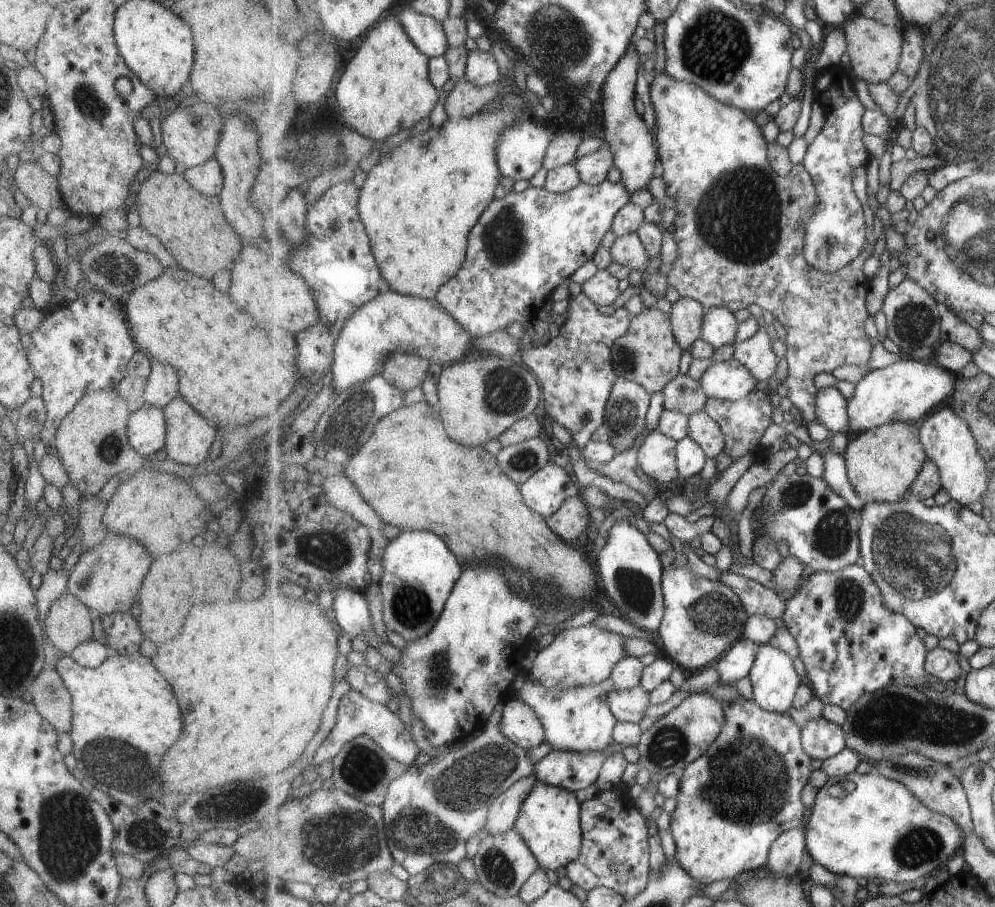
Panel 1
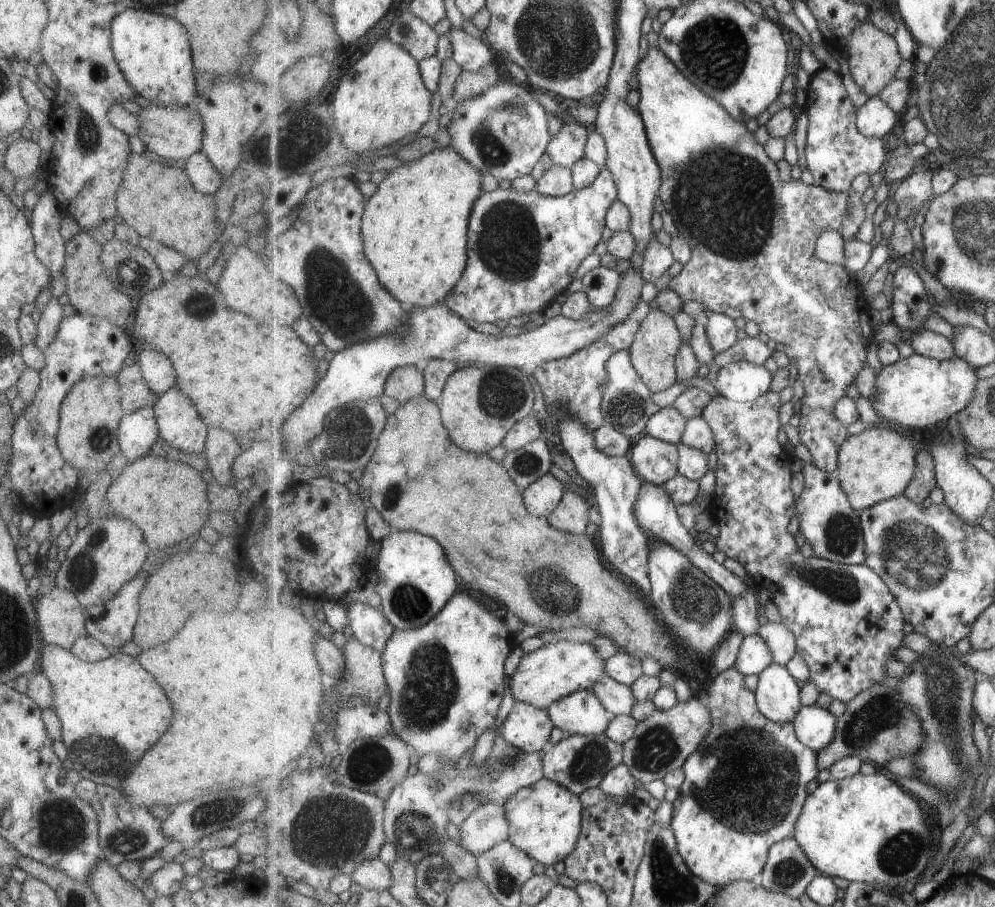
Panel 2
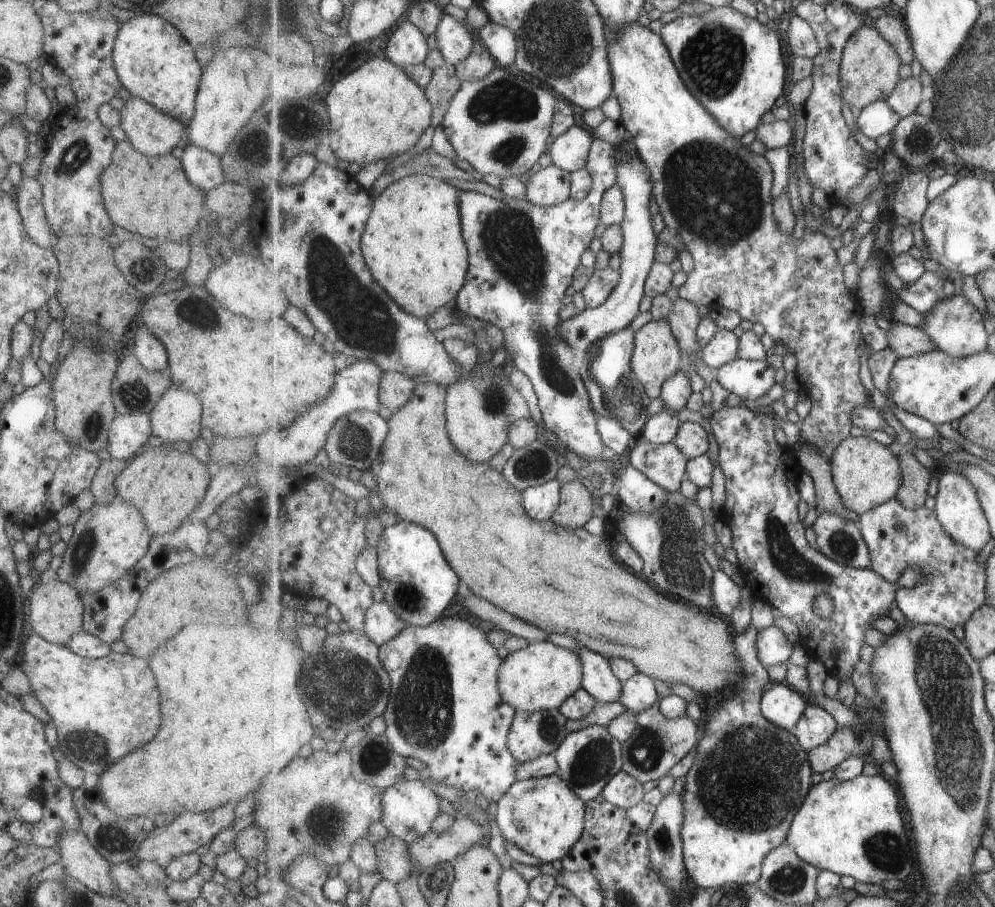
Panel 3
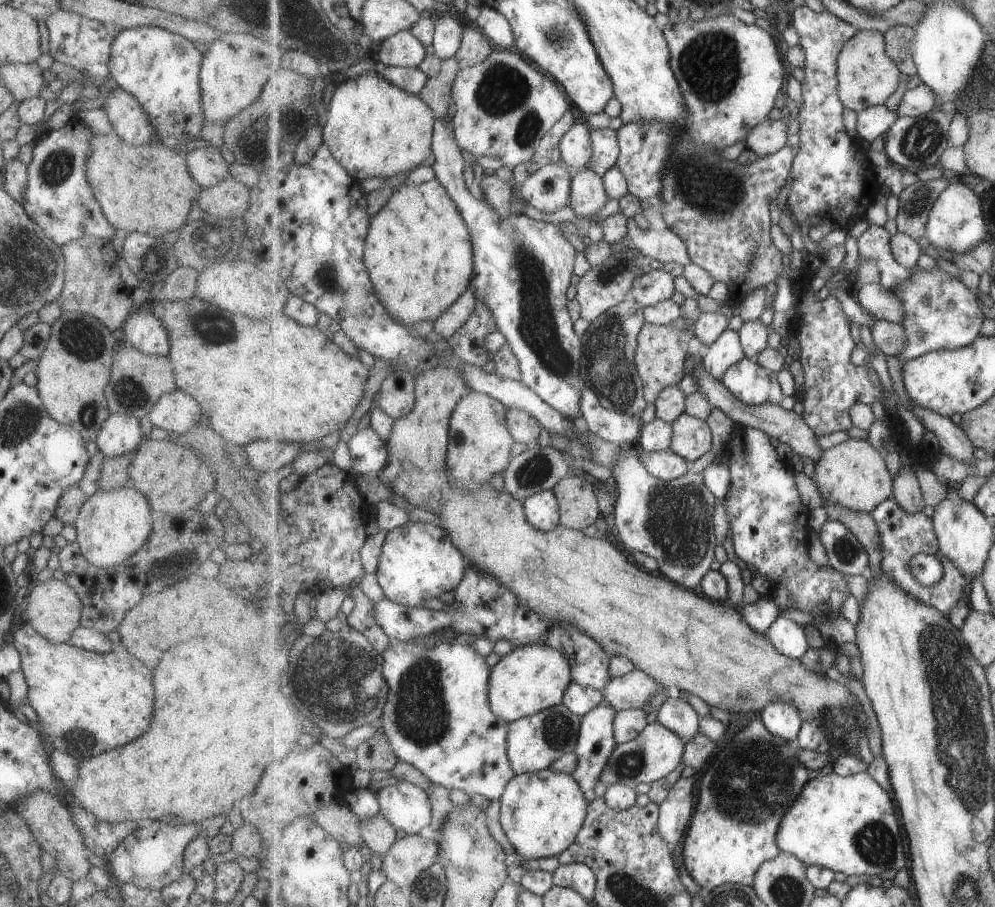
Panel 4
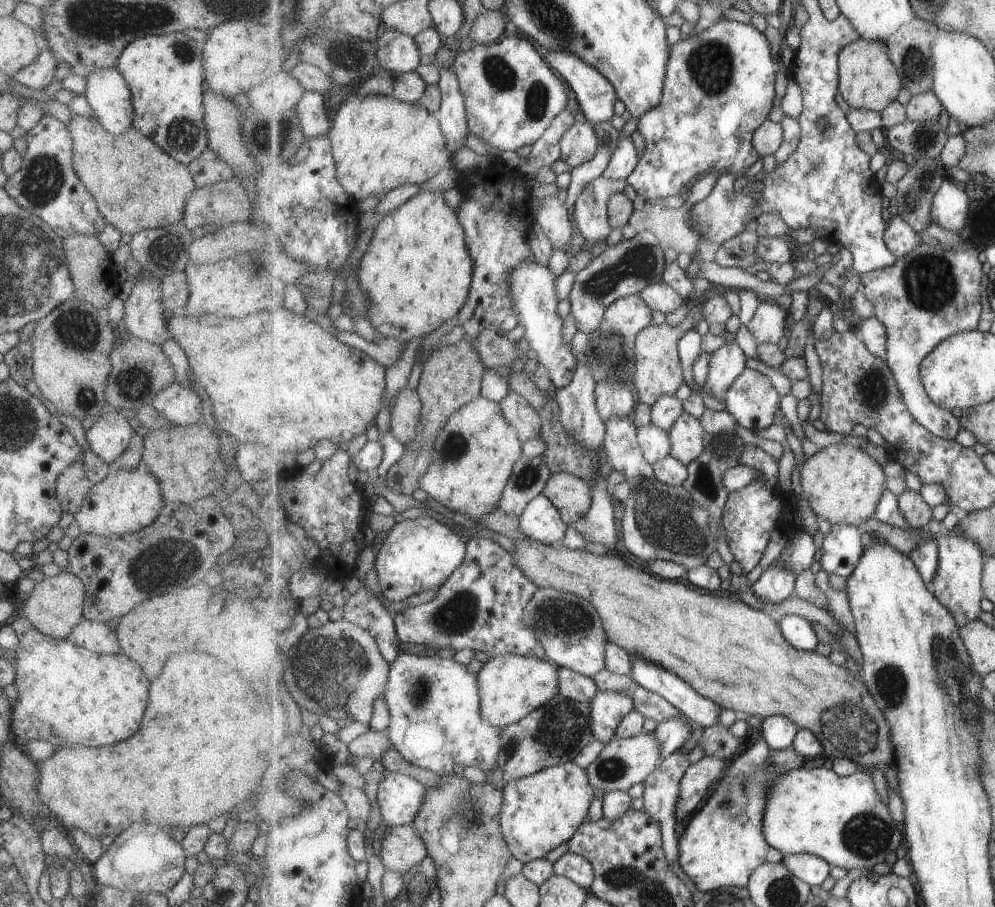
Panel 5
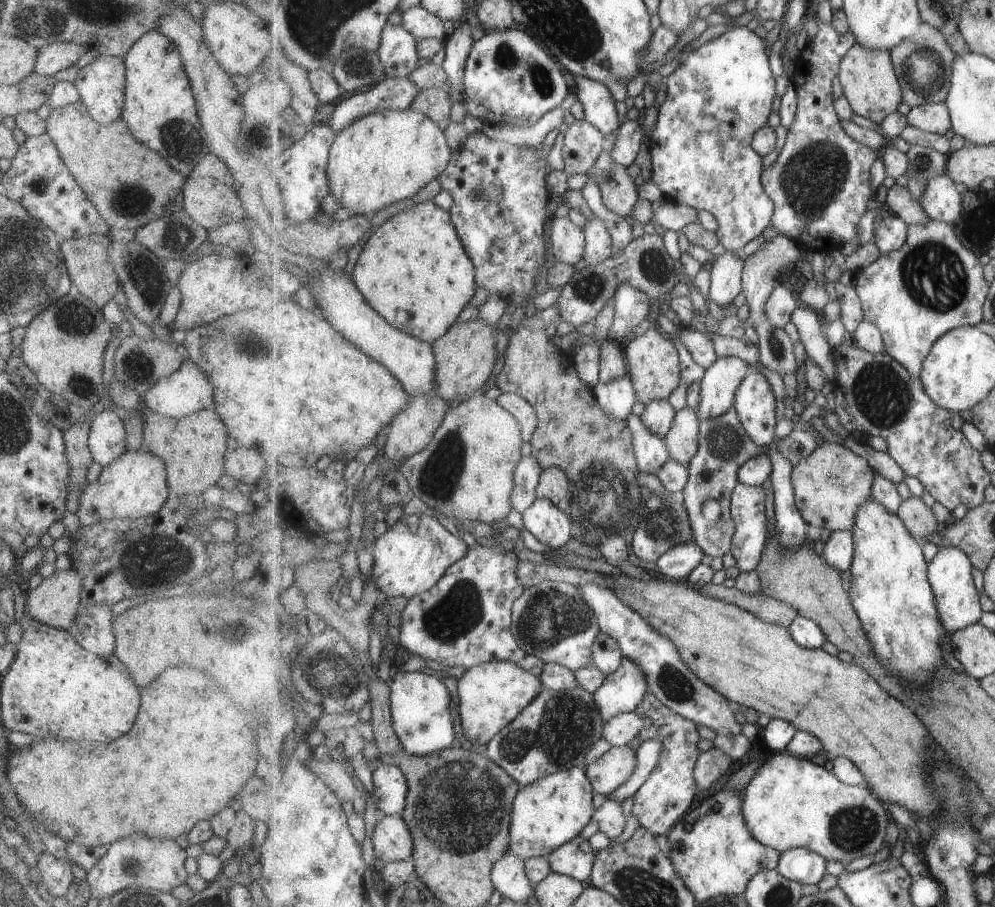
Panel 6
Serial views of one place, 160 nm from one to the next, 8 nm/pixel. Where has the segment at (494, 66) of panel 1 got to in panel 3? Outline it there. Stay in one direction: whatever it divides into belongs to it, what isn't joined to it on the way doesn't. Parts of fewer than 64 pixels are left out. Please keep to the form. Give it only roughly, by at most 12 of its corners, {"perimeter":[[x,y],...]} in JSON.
{"perimeter":[[444,14],[434,33],[445,61],[457,65],[475,50],[471,28]]}

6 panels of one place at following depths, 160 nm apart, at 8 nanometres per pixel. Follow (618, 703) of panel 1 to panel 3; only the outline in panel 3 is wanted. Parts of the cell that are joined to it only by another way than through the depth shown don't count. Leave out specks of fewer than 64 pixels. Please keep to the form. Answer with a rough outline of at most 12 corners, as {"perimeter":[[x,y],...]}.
{"perimeter":[[586,647],[583,687],[599,702],[620,702],[624,683],[612,662]]}

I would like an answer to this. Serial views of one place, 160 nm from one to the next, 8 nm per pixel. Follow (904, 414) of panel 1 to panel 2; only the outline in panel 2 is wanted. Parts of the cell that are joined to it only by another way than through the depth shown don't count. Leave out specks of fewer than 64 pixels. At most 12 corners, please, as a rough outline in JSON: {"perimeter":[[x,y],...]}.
{"perimeter":[[913,352],[884,367],[873,406],[927,430],[975,398],[964,358]]}

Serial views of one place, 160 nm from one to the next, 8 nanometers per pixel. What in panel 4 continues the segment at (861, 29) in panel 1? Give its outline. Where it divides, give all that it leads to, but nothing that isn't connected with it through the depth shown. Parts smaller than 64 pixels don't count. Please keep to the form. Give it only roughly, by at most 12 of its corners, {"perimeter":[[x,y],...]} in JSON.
{"perimeter":[[859,31],[838,60],[841,101],[885,105],[900,66],[880,31]]}

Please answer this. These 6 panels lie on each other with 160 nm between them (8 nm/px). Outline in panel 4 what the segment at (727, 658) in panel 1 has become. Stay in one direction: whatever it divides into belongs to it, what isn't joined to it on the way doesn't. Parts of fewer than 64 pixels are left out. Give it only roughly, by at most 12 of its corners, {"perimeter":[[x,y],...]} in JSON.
{"perimeter":[[780,616],[767,630],[777,654],[800,659],[811,648],[805,628]]}

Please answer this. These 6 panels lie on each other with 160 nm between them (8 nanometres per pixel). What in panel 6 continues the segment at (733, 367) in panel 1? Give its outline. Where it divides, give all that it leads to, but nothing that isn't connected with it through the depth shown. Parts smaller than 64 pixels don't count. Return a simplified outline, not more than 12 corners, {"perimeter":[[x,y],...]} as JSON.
{"perimeter":[[750,371],[734,408],[757,446],[777,439],[773,388]]}

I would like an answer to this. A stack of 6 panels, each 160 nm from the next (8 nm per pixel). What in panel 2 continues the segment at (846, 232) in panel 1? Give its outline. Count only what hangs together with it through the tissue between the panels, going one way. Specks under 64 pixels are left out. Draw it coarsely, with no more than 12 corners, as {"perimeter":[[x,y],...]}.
{"perimeter":[[841,75],[806,83],[805,152],[815,184],[836,193],[888,157],[858,127]]}

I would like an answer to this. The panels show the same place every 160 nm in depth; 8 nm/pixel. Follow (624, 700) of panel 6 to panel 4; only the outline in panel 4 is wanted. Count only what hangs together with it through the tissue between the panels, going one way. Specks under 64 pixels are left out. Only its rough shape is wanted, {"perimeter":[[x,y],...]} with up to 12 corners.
{"perimeter":[[602,703],[581,720],[571,772],[588,801],[618,747],[617,712]]}

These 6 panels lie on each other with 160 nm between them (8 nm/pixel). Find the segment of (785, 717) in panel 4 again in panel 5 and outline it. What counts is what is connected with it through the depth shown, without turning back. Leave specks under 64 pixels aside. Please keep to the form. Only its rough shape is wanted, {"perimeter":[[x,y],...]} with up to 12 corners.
{"perimeter":[[769,716],[762,737],[772,750],[792,747],[799,726],[787,716]]}

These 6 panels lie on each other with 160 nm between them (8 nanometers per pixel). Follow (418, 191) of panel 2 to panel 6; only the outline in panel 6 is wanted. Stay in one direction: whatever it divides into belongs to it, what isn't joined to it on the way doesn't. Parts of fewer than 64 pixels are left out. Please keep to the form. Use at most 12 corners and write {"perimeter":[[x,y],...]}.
{"perimeter":[[450,210],[388,219],[352,279],[395,328],[434,344],[476,265]]}

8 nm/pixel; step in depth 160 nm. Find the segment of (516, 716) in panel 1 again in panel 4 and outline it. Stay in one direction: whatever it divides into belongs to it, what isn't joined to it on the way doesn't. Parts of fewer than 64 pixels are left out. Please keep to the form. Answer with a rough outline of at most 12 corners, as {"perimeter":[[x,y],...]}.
{"perimeter":[[562,703],[513,721],[515,773],[540,772],[573,752],[581,715]]}

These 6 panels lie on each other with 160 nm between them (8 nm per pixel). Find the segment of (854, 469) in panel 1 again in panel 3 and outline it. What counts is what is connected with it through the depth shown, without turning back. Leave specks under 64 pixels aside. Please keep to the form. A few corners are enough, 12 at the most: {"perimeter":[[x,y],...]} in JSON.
{"perimeter":[[849,436],[830,462],[844,504],[860,516],[896,498],[900,456]]}

